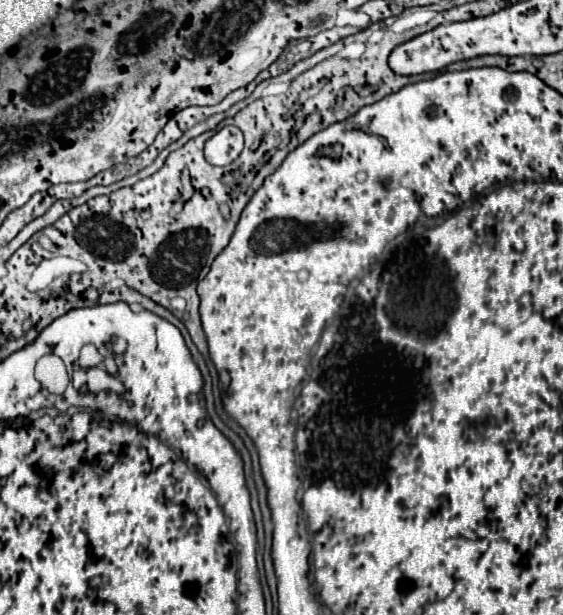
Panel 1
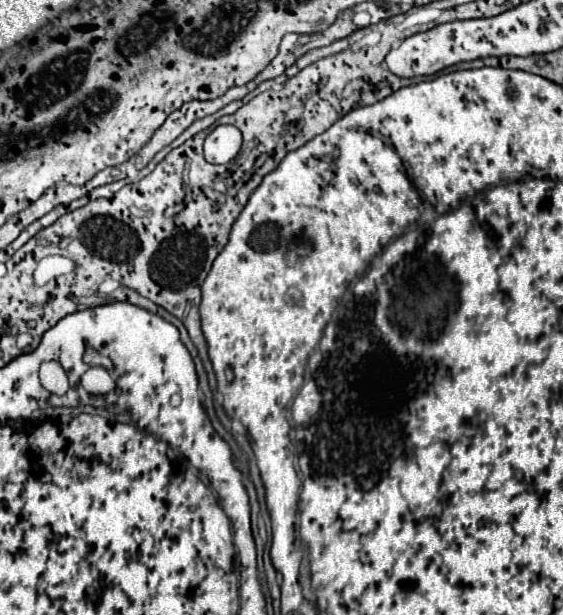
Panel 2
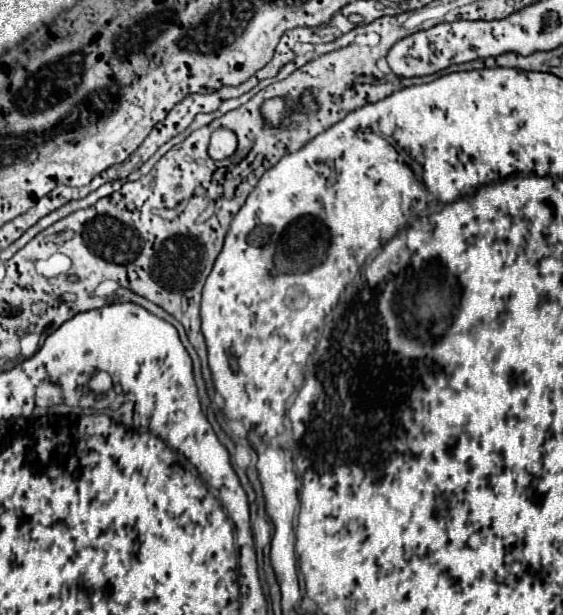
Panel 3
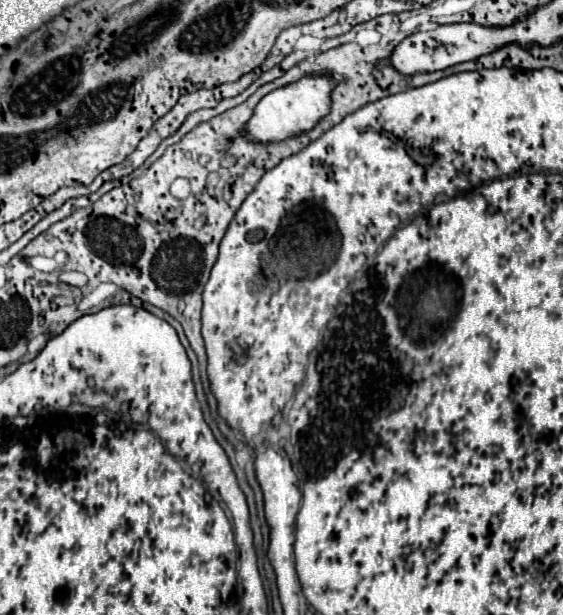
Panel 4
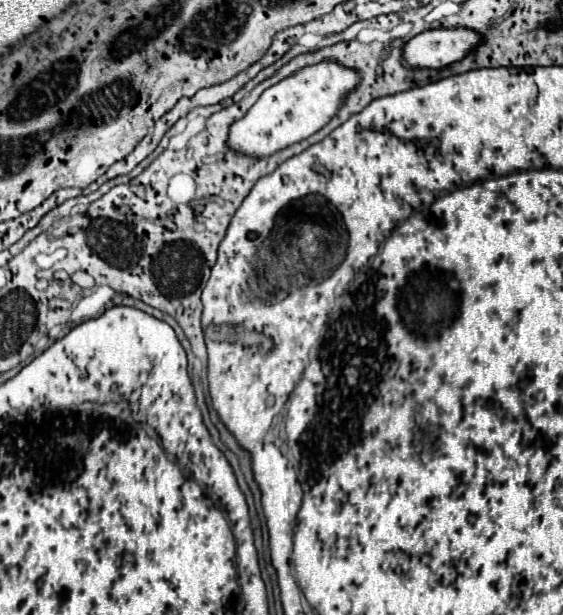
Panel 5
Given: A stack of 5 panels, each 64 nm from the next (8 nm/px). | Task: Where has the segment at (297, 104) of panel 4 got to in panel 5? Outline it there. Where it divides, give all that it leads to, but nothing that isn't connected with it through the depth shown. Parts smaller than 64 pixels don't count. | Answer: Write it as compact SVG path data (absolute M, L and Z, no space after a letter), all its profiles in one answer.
M320 62L298 70L296 74L268 88L248 110L248 114L232 124L228 136L230 148L252 156L270 156L288 144L312 136L336 114L340 100L344 100L344 96L358 84L358 76L354 74L356 72L336 62Z

